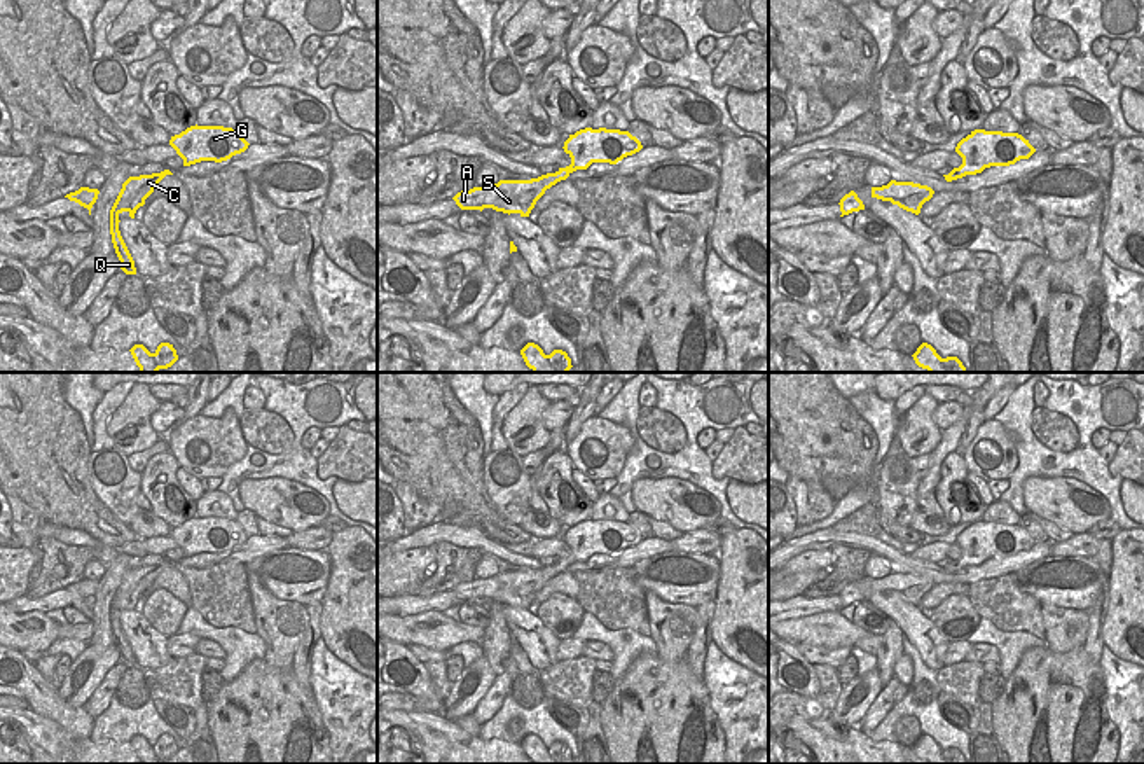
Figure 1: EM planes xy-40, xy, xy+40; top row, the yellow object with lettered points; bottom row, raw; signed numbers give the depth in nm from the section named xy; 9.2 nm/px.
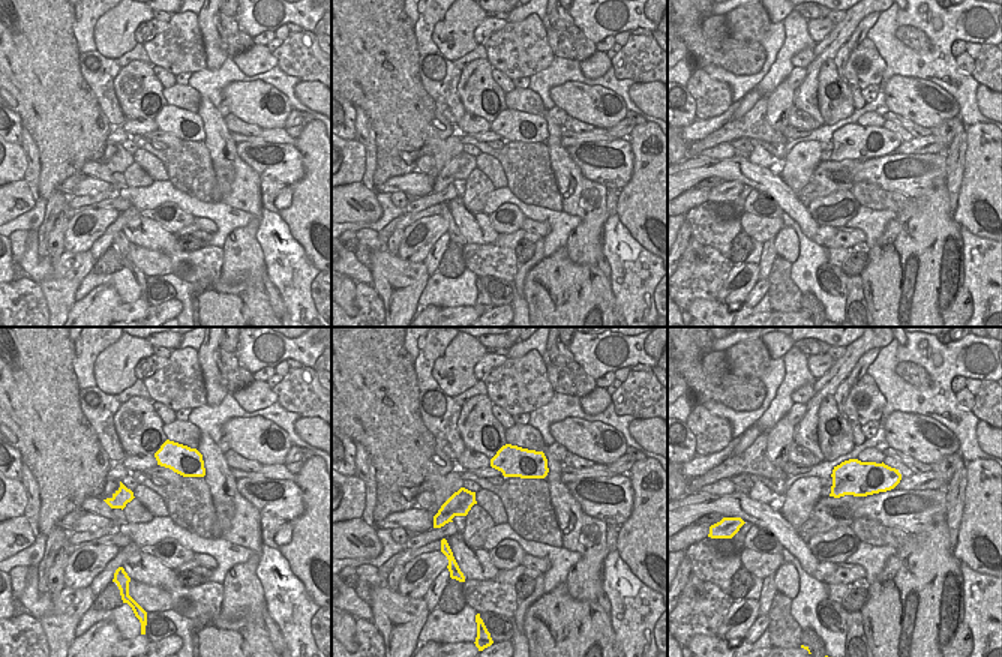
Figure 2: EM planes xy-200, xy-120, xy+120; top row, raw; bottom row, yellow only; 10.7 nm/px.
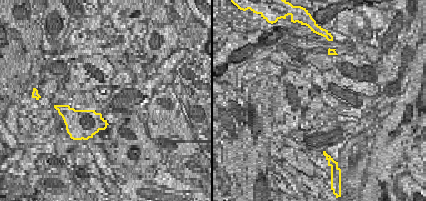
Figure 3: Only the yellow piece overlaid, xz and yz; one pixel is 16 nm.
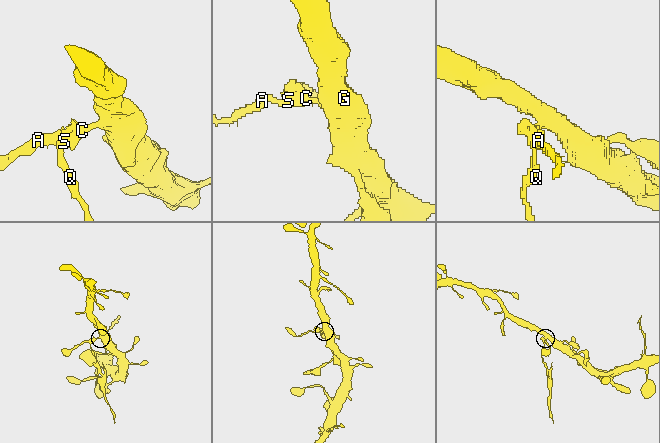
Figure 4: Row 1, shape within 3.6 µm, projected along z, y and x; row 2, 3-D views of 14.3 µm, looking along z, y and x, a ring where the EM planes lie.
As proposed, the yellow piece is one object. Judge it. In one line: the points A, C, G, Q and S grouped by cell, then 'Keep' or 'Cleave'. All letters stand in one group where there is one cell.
Groups: A C Q S / G. Cleave

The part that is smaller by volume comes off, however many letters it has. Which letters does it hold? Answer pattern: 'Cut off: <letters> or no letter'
Cut off: A, C, Q, S

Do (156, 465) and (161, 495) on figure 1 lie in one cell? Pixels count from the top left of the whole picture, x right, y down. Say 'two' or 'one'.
one

